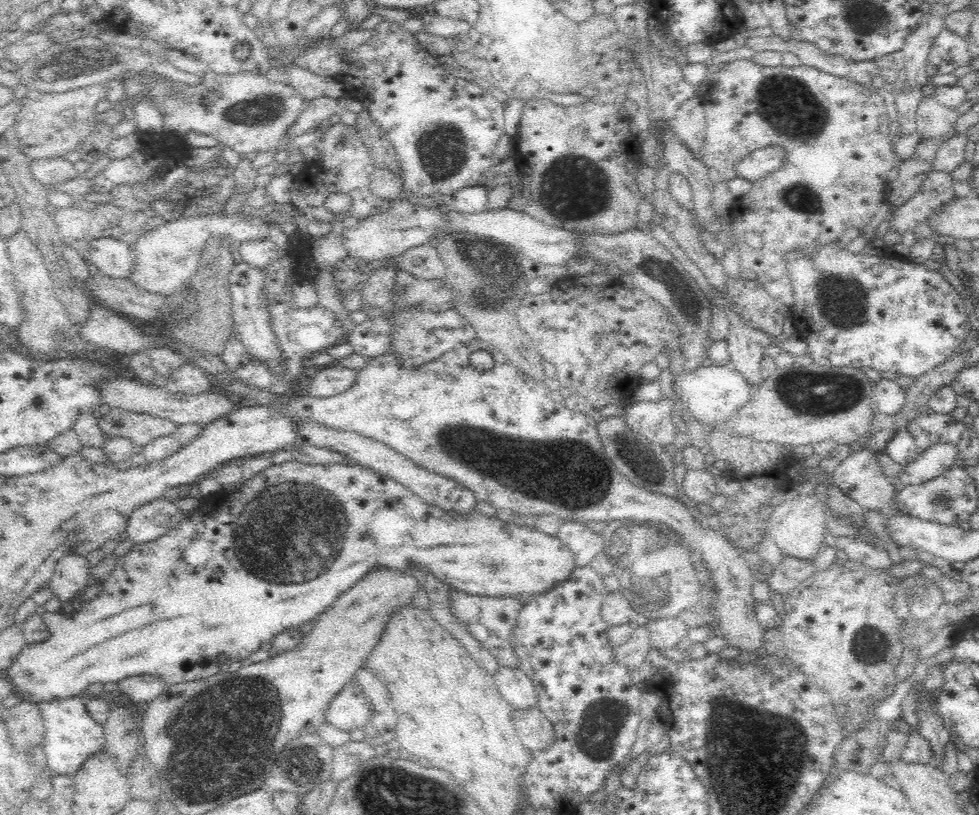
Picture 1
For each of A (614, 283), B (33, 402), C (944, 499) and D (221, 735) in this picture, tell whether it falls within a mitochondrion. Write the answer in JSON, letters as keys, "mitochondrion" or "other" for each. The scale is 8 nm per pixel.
{"A":"other","B":"mitochondrion","C":"mitochondrion","D":"mitochondrion"}

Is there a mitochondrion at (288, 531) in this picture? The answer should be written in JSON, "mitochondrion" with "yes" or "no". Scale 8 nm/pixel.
{"mitochondrion":"yes"}

